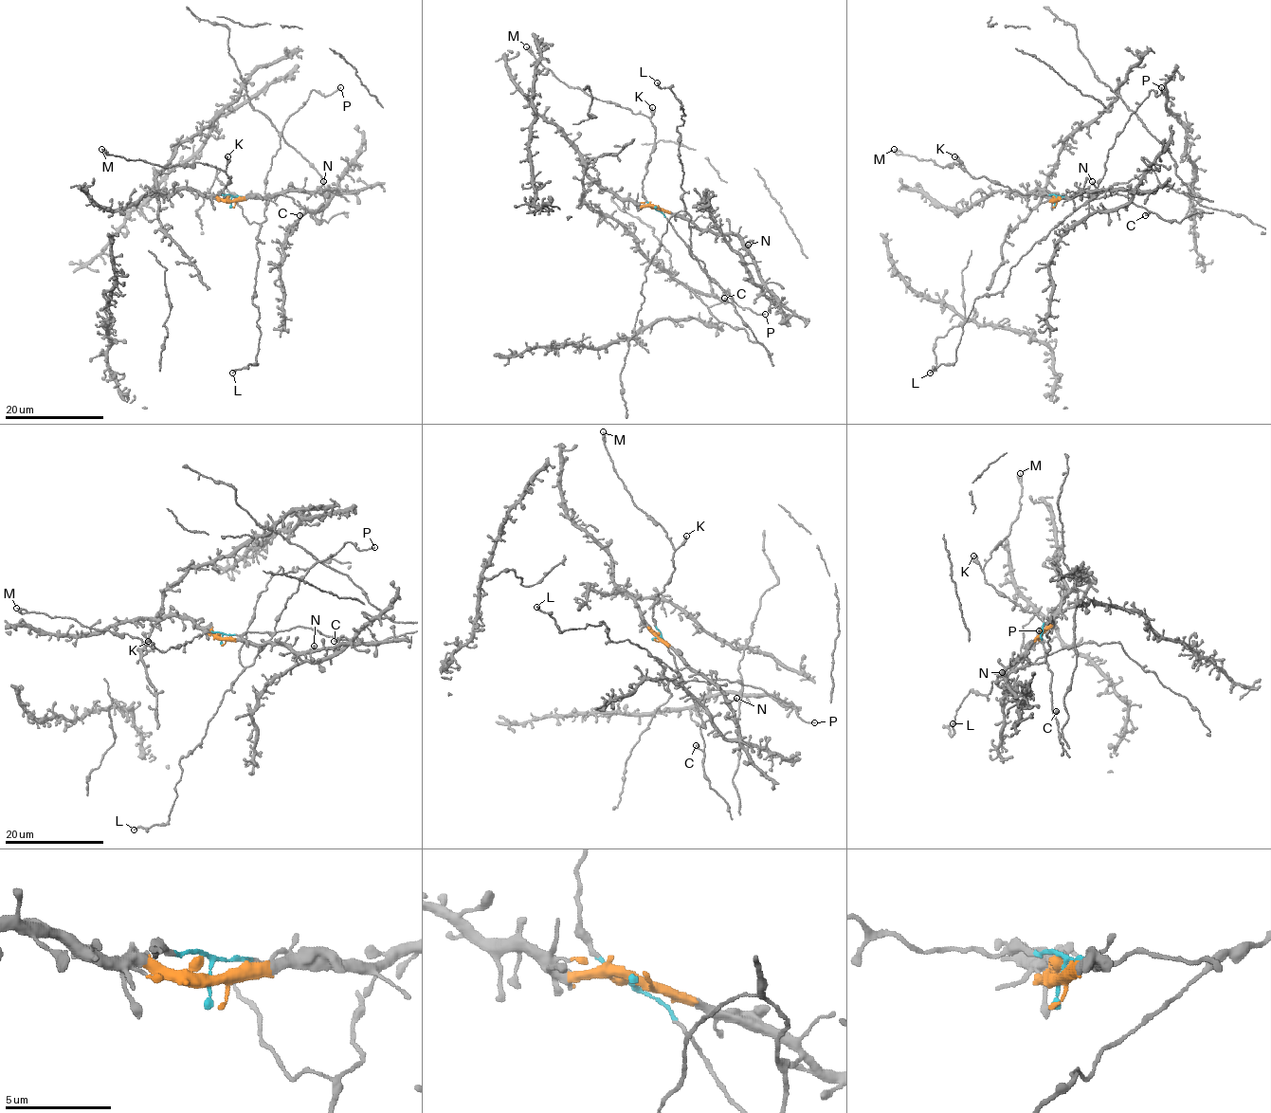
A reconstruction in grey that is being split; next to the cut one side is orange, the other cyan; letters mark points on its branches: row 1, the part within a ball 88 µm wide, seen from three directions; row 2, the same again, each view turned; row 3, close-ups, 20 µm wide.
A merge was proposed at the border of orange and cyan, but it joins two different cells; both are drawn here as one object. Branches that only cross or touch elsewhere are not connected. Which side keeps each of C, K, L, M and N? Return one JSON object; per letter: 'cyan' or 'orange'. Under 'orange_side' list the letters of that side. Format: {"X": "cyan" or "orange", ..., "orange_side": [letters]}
{"C": "cyan", "K": "cyan", "L": "orange", "M": "cyan", "N": "orange", "orange_side": ["L", "N"]}

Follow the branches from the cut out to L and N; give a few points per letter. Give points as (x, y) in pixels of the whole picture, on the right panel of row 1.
L: (1055, 202), (1071, 198), (1073, 211), (1021, 257), (1006, 285), (974, 301), (954, 362), (930, 373)
N: (1055, 202), (1060, 198), (1071, 198), (1076, 193), (1092, 191), (1096, 188), (1092, 182)

